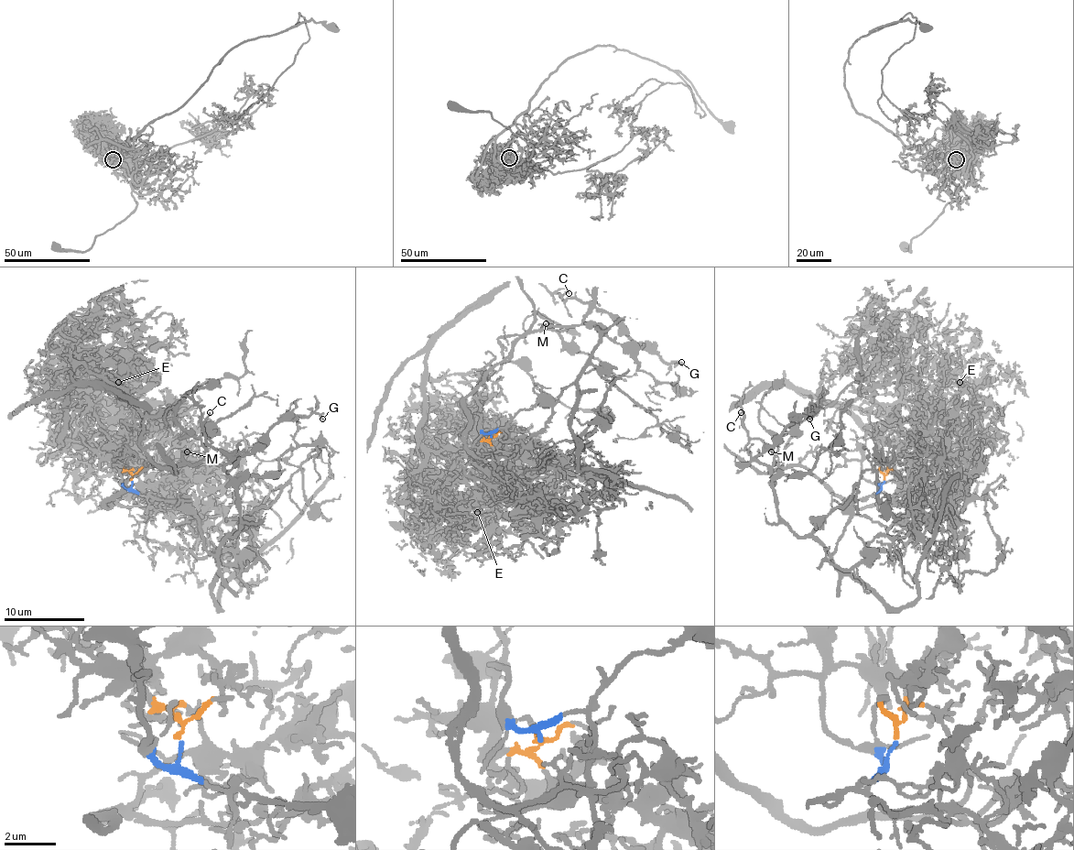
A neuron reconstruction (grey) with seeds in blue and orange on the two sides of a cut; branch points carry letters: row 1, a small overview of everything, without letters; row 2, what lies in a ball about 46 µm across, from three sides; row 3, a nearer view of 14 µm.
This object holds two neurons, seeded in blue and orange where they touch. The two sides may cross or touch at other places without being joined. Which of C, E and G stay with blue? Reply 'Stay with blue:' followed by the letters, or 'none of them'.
Stay with blue: C, G

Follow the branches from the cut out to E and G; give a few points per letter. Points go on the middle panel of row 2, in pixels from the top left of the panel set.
E: (489, 437), (469, 454), (459, 451), (472, 464), (472, 476), (481, 479), (475, 489), (497, 513), (477, 513)
G: (491, 437), (521, 410), (555, 402), (583, 370), (600, 338), (583, 320), (593, 308), (666, 362), (681, 362)

